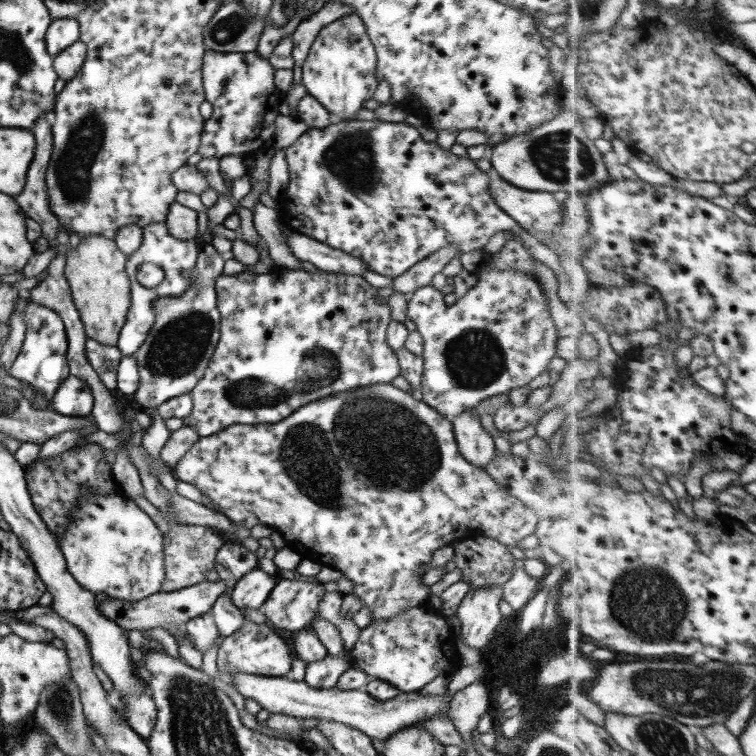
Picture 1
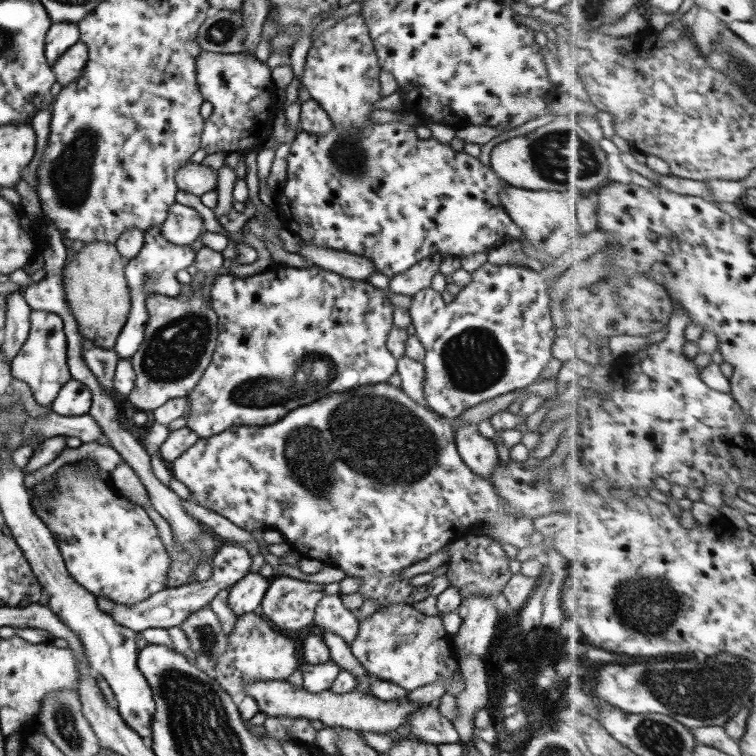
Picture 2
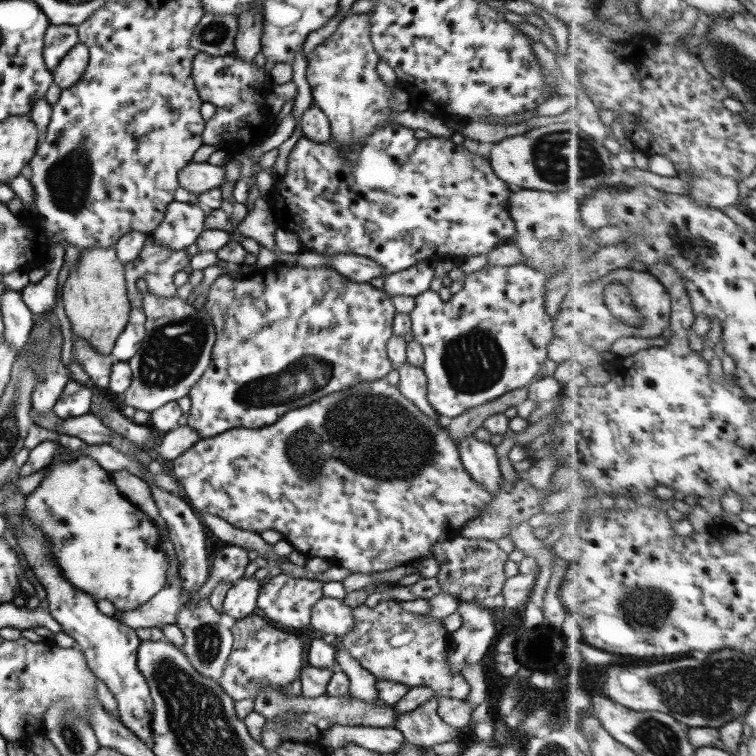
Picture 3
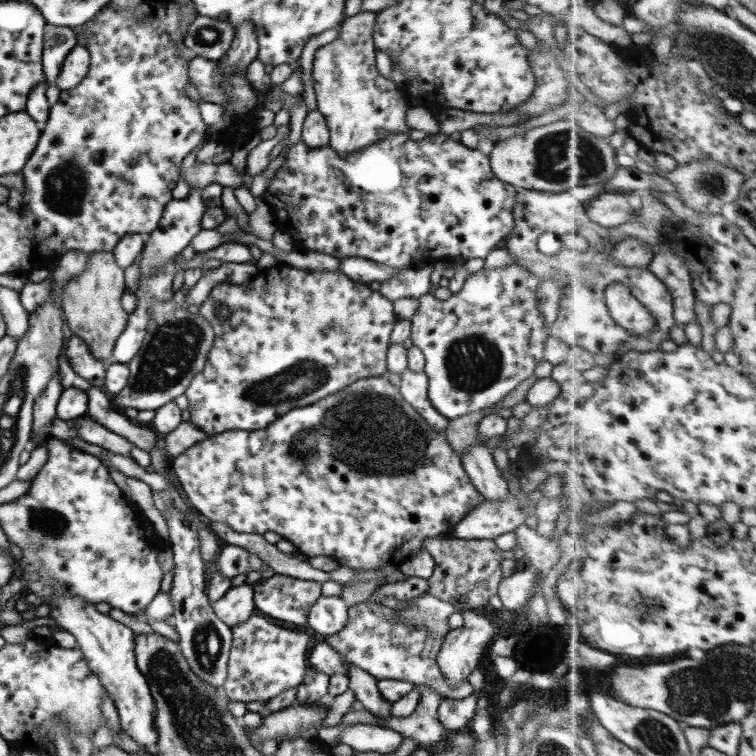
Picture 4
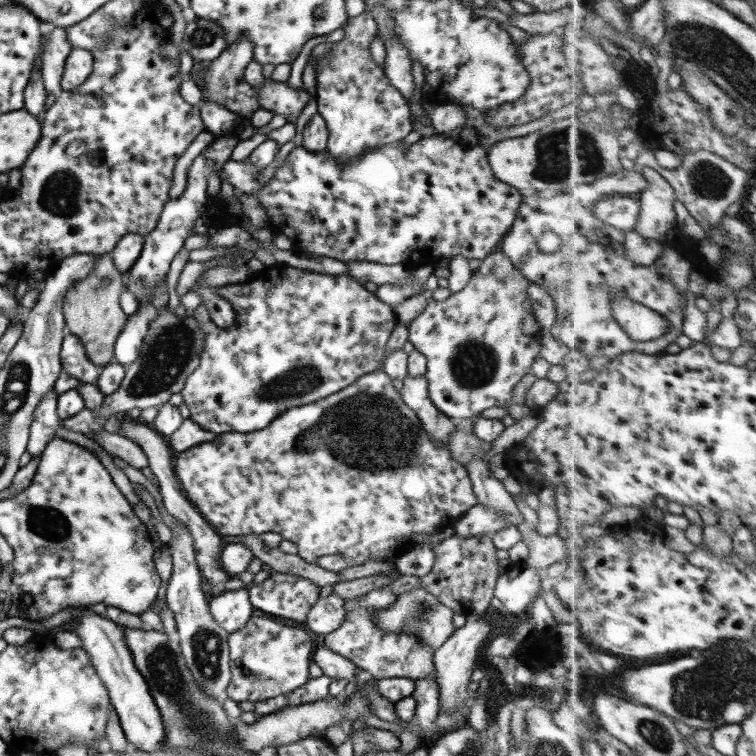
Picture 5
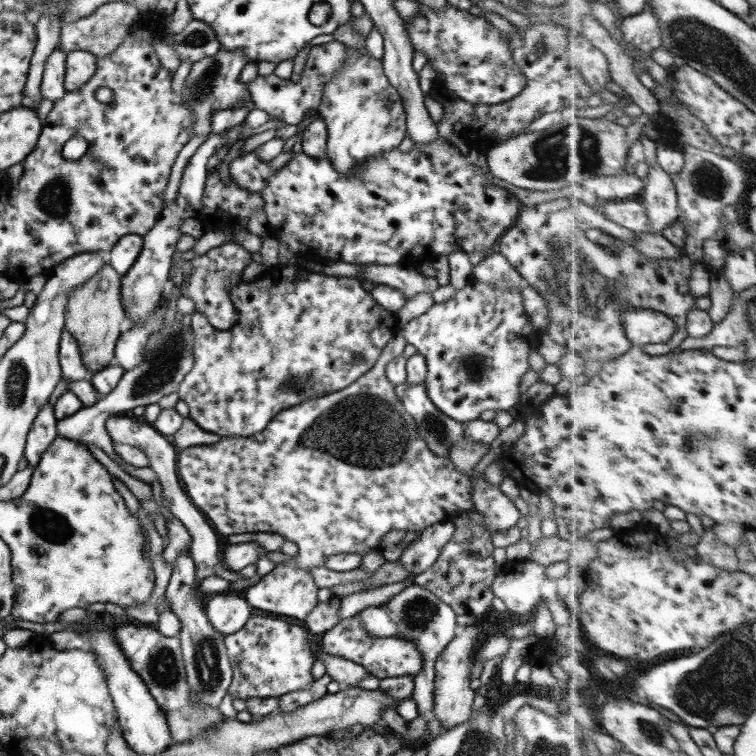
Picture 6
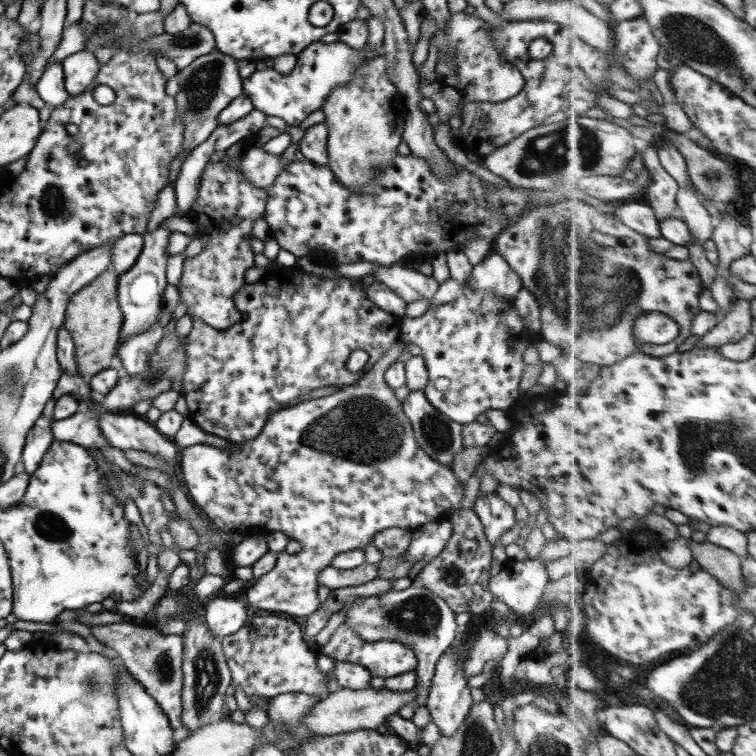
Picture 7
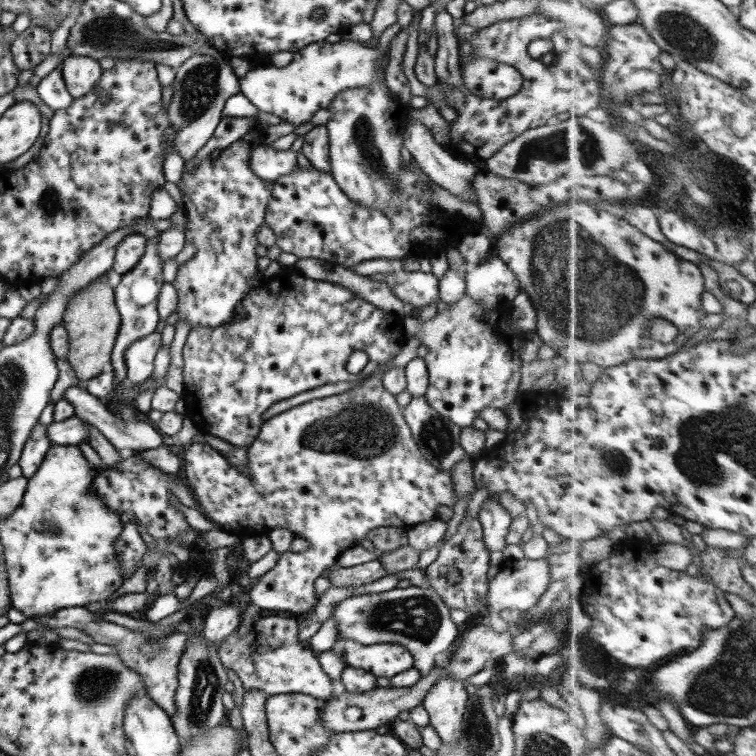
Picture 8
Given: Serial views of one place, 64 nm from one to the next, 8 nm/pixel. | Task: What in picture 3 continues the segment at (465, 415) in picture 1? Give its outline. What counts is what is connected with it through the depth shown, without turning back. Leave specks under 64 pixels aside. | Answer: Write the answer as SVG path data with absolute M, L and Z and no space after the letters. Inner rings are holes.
M471 434L463 436L457 447L463 467L470 474L472 480L481 484L490 494L495 495L497 490L503 486L495 442L486 443Z

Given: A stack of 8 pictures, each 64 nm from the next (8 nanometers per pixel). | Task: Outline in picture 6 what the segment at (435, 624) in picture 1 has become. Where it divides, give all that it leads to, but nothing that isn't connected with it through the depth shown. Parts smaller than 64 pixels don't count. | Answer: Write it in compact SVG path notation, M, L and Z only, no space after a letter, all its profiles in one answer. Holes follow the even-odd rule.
M358 616L343 619L332 630L324 633L322 652L361 664L370 675L376 676L380 680L404 675L413 677L423 667L422 655L416 649L414 642L398 637L372 637L364 629Z

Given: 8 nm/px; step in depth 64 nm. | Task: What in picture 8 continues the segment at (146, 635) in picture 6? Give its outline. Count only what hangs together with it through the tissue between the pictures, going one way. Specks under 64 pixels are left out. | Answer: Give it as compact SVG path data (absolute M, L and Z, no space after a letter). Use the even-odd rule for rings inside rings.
M86 607L60 608L58 612L53 614L54 616L42 616L35 621L52 628L77 628L84 631L86 635L90 635L96 643L115 646L116 654L122 657L122 660L131 669L139 672L139 675L142 676L147 694L152 701L159 708L162 708L169 717L174 716L174 712L176 712L175 692L178 688L178 663L185 650L189 634L172 633L159 640L147 638L140 632L106 622L106 620L100 620L99 613L89 612Z

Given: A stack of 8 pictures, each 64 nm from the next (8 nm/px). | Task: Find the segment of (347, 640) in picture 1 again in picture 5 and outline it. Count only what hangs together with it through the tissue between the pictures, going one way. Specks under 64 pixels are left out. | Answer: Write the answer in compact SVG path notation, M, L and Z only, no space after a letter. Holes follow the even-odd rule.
M332 593L327 598L319 598L305 623L313 633L326 635L340 628L346 614L346 601Z

